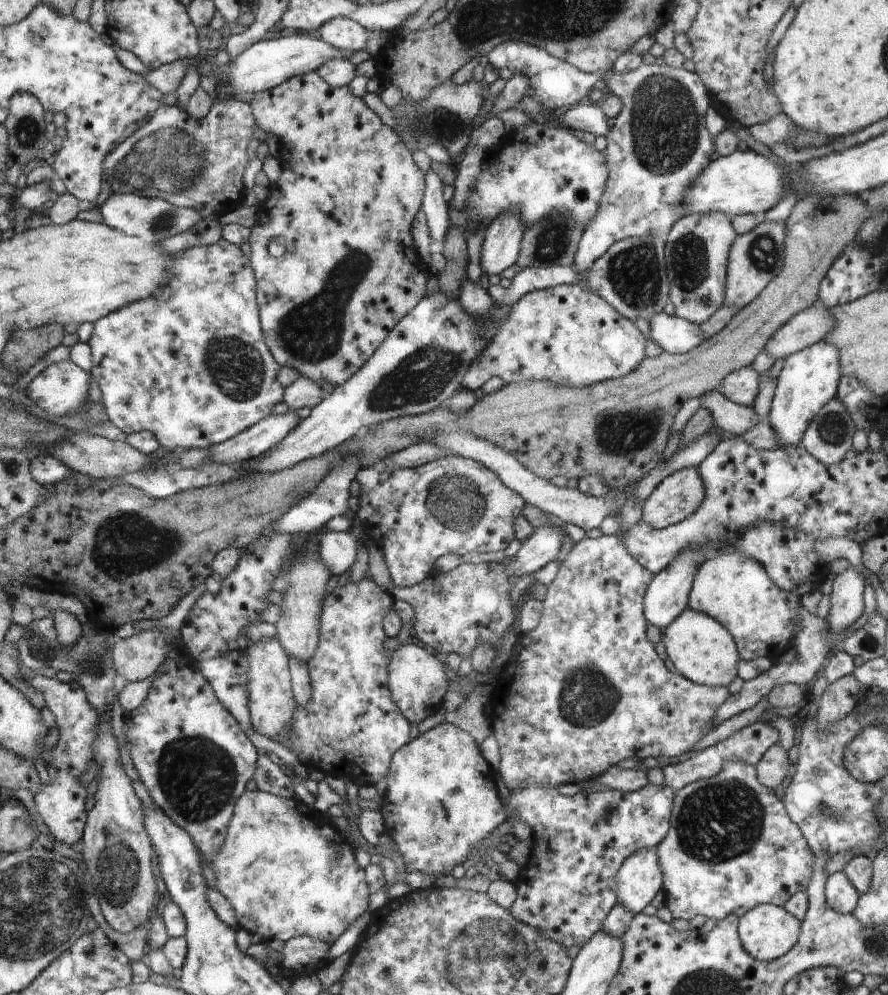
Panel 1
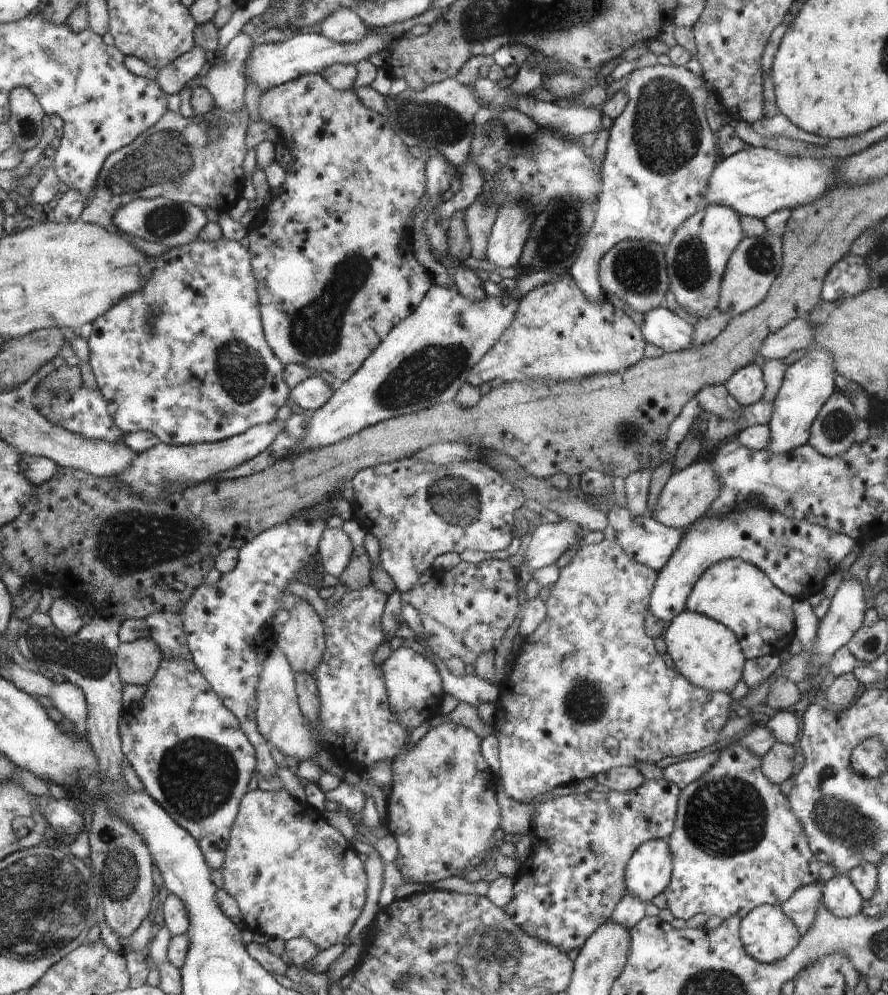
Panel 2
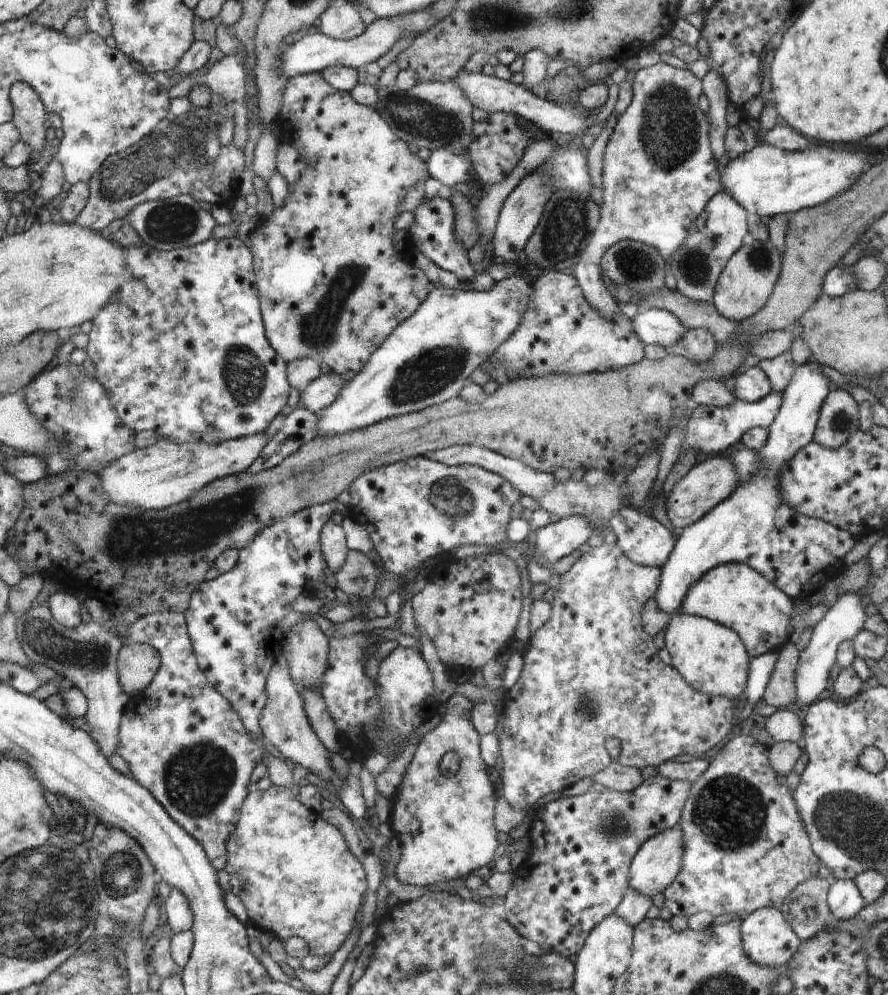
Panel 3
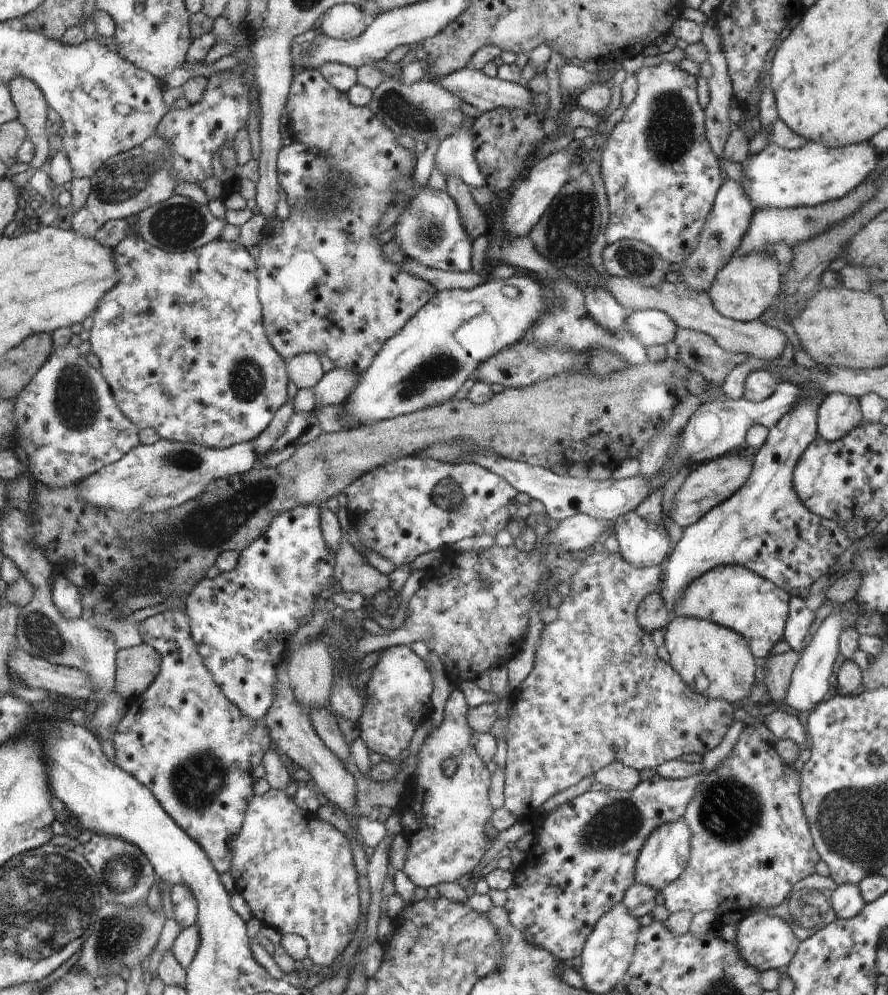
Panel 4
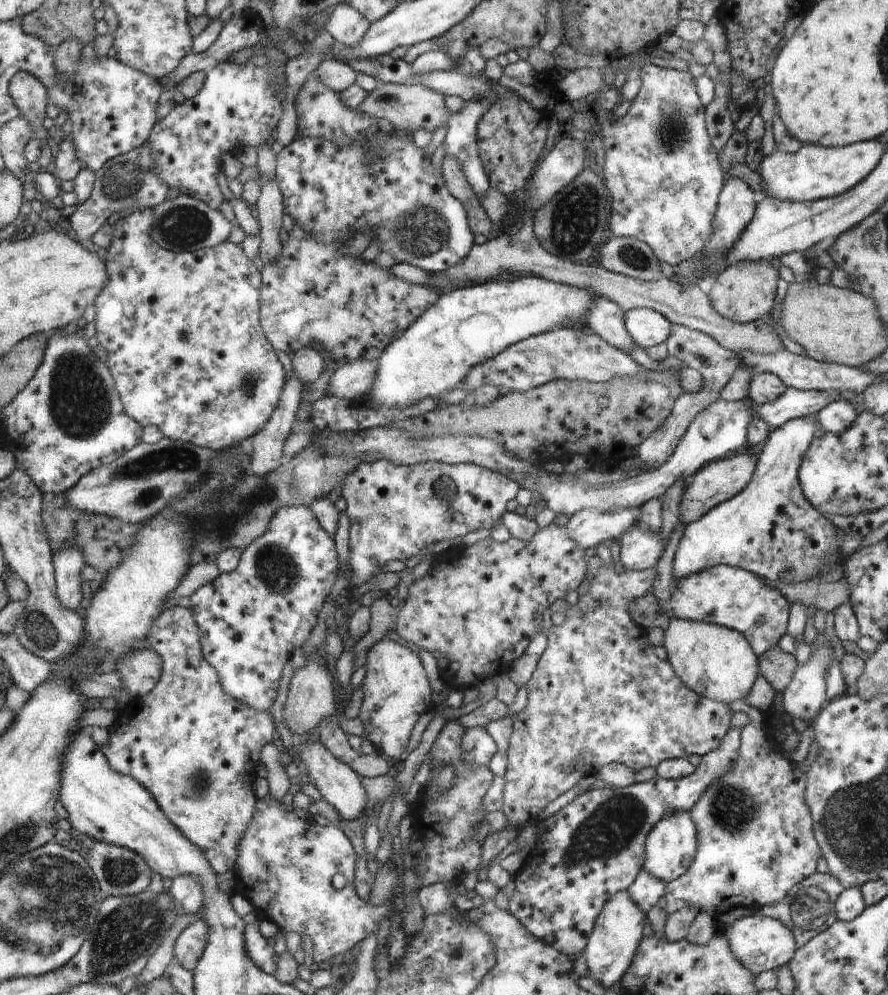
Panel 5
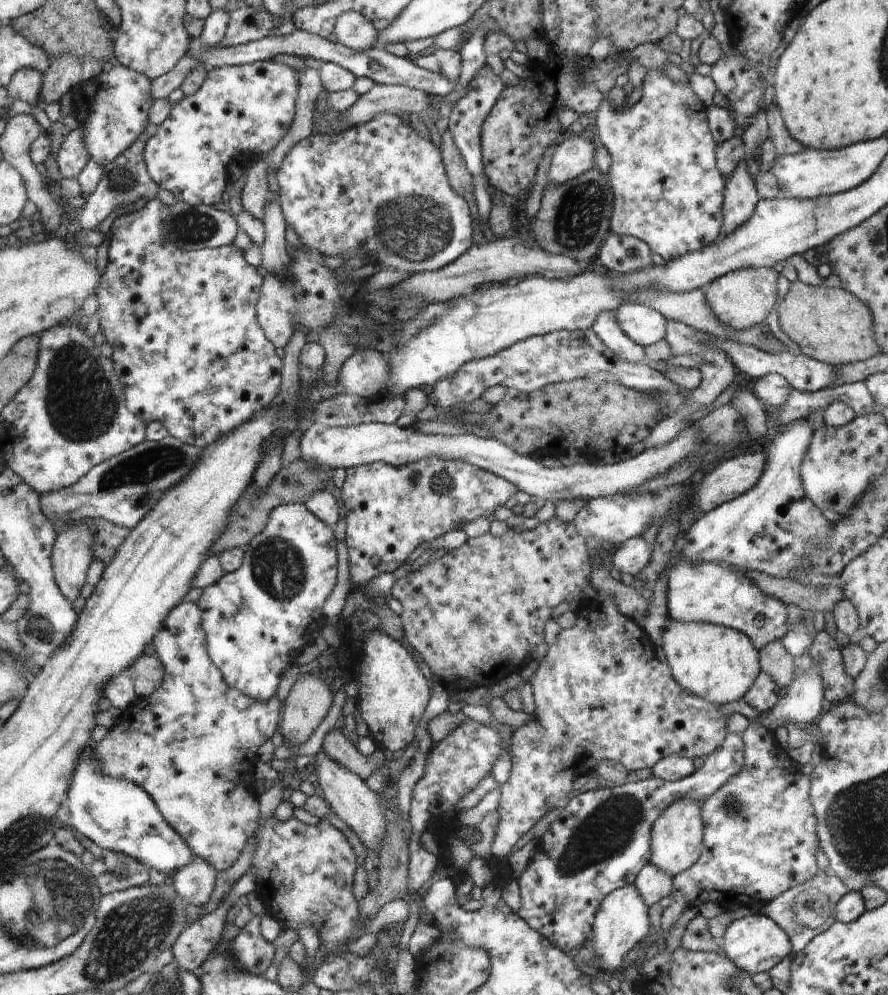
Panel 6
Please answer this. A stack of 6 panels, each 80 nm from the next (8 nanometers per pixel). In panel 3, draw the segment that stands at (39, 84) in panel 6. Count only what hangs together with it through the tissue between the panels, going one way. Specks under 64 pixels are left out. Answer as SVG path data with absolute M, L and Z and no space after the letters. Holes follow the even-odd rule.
M18 81L11 93L15 106L15 120L21 130L22 141L33 146L36 152L42 152L48 142L48 107L42 95L30 83Z

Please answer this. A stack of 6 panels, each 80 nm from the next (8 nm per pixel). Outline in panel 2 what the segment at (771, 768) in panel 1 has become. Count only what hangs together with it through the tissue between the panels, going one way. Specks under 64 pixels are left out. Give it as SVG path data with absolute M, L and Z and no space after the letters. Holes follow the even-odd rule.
M776 743L762 758L762 770L772 782L779 785L792 776L793 756L797 747Z

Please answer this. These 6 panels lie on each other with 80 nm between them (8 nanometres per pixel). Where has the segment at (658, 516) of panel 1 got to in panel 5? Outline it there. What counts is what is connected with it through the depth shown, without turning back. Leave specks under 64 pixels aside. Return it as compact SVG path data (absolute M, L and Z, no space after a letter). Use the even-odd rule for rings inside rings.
M735 454L722 457L716 462L703 466L694 476L692 482L685 487L683 499L679 504L681 520L691 523L705 516L709 510L716 508L721 502L736 497L756 475L758 456L754 454Z

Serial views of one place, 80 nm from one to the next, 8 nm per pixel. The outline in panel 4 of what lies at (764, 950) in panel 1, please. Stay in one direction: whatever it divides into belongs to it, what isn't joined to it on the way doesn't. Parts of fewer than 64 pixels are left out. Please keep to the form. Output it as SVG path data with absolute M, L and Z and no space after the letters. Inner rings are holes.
M769 910L744 915L737 925L737 944L745 961L761 973L769 970L777 970L782 973L782 970L788 968L789 962L793 960L800 948L800 942L792 933L792 929L778 915L771 915Z

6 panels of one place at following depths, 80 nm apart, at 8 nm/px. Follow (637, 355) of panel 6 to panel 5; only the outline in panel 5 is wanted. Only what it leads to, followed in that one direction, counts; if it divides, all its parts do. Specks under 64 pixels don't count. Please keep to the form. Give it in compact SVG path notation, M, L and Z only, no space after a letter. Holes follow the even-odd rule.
M597 296L586 315L586 326L624 354L635 348L625 324L625 311L606 297Z

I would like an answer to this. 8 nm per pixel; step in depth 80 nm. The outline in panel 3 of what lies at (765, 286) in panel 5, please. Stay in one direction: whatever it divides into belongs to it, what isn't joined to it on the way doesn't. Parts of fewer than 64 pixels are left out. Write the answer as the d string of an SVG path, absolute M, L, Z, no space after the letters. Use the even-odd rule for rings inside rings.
M750 240L746 246L741 246L733 254L729 264L722 272L713 294L712 303L715 309L728 320L739 321L749 319L760 309L764 308L773 294L778 280L780 280L780 254L776 252L773 242ZM750 244L752 252L750 252Z

